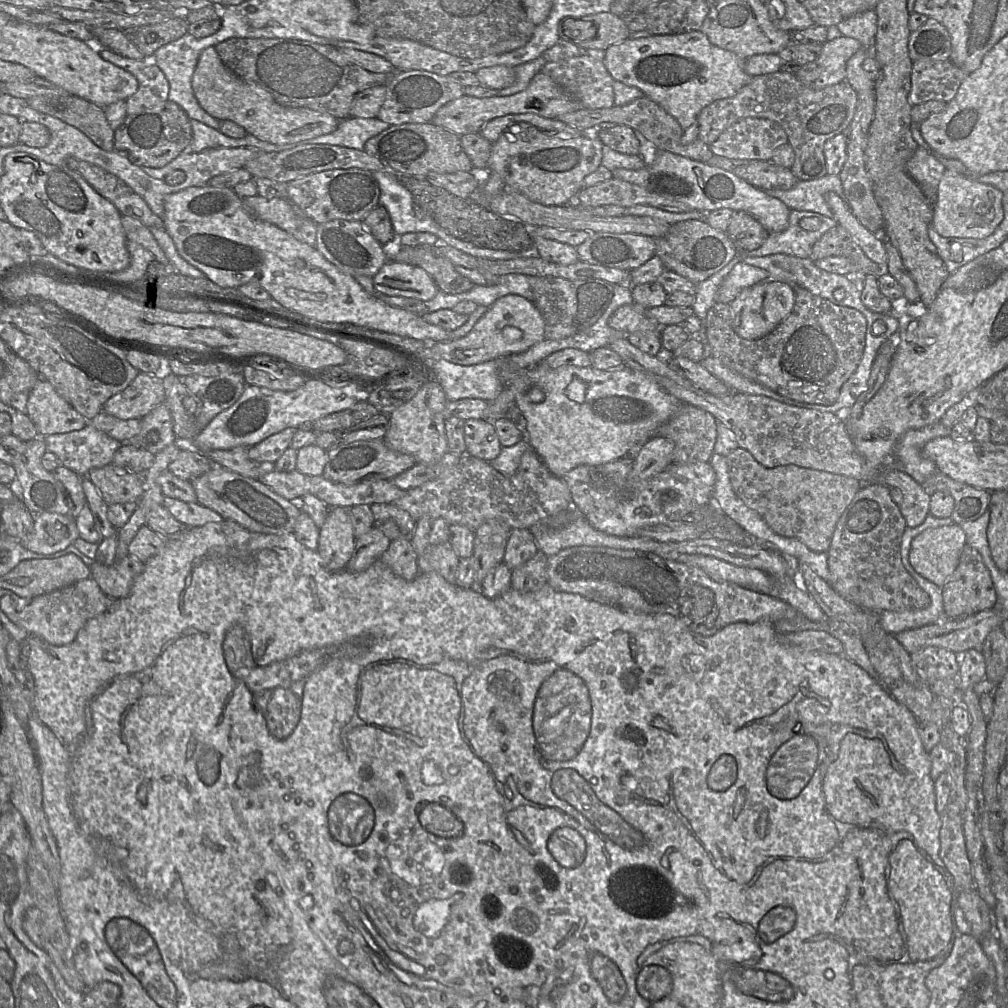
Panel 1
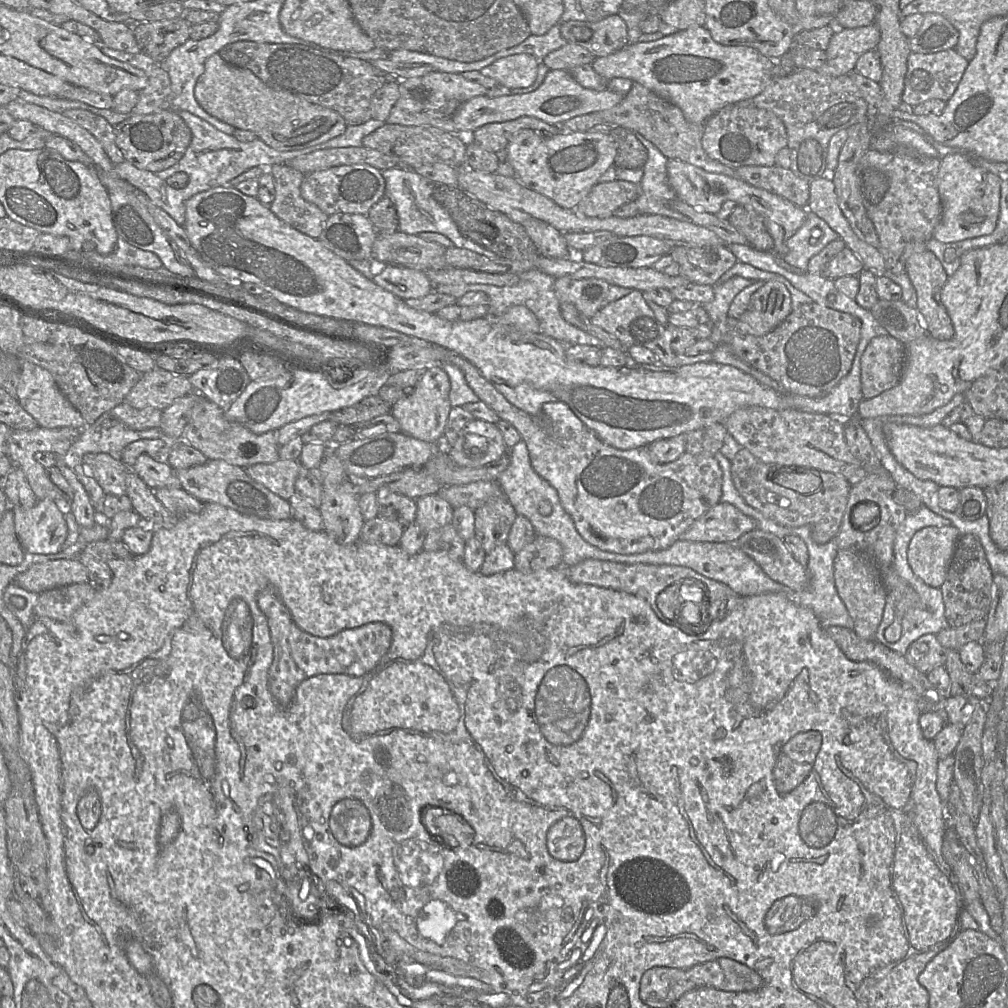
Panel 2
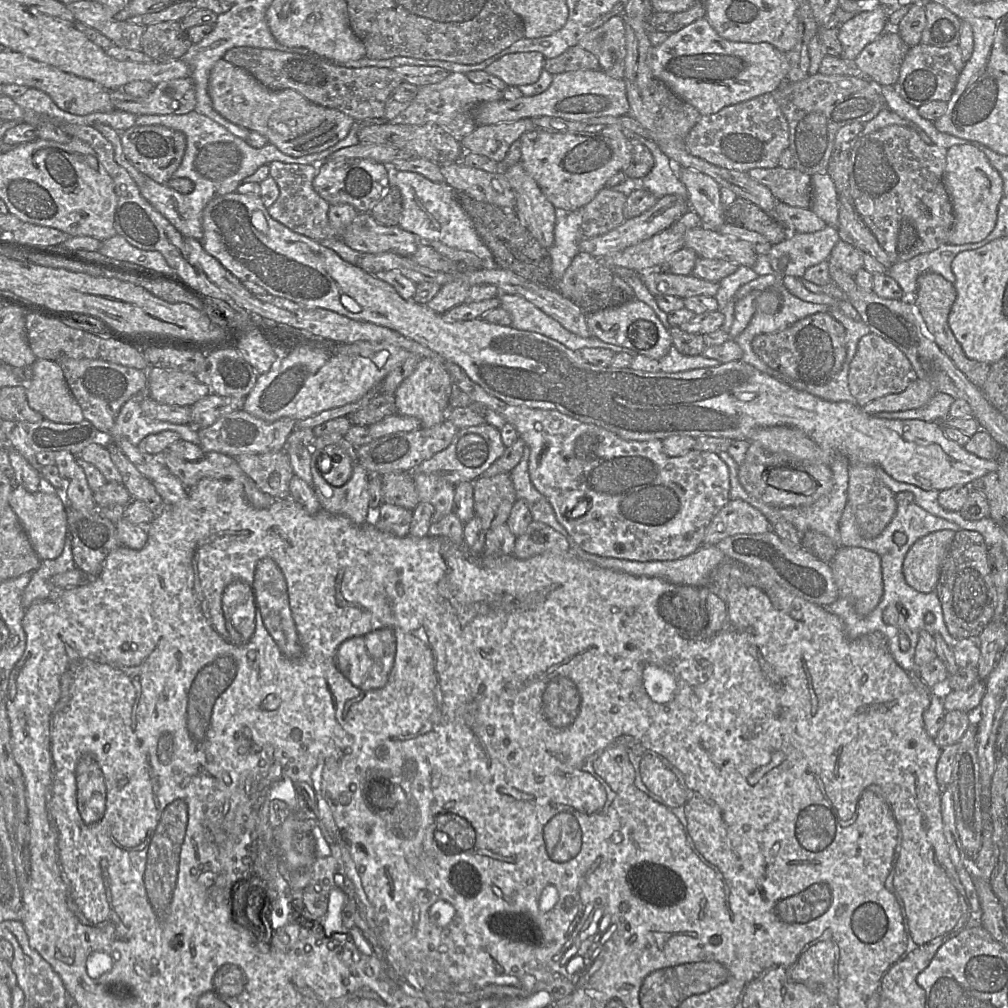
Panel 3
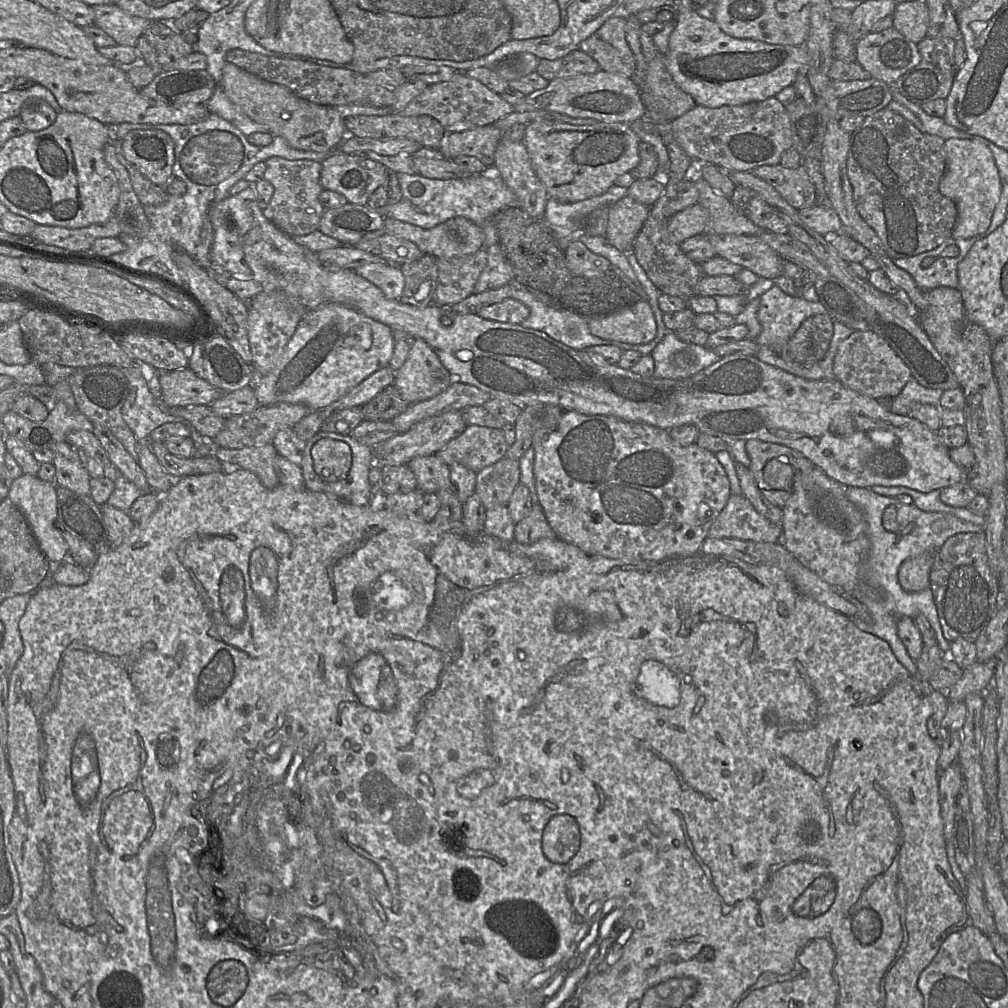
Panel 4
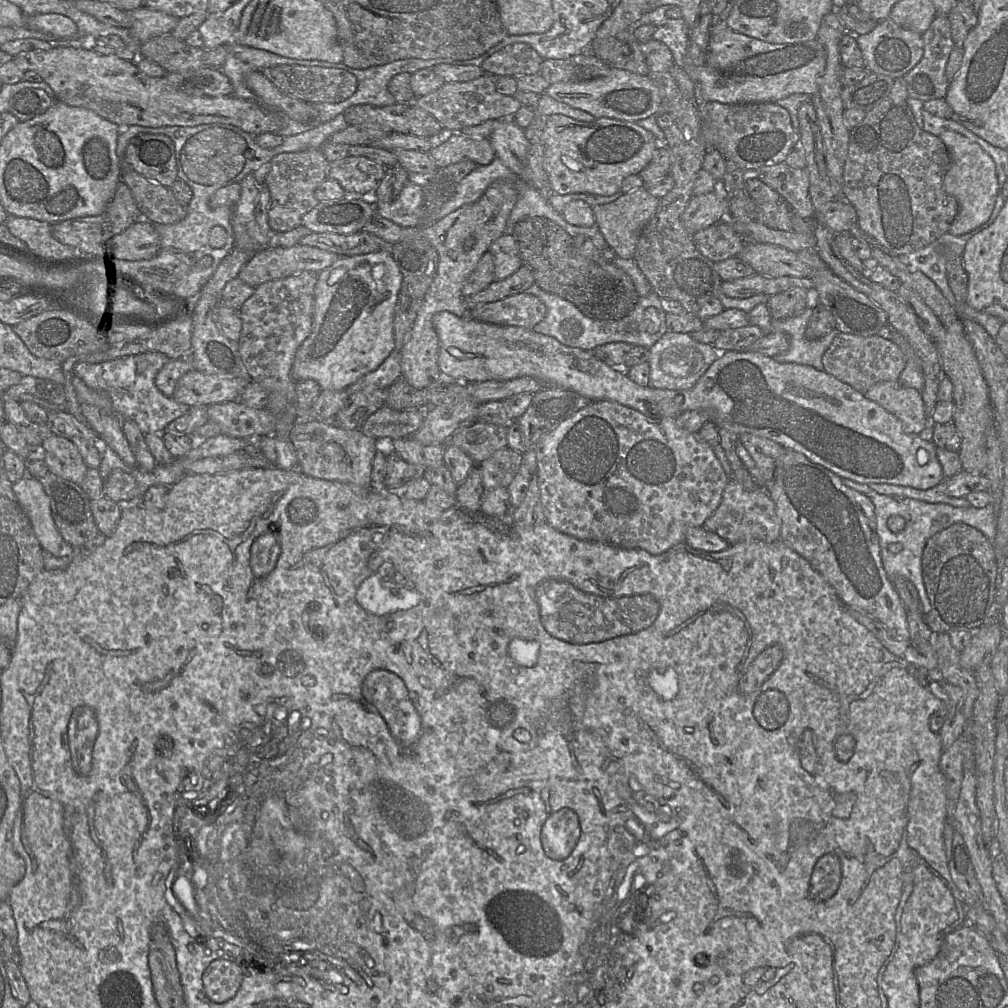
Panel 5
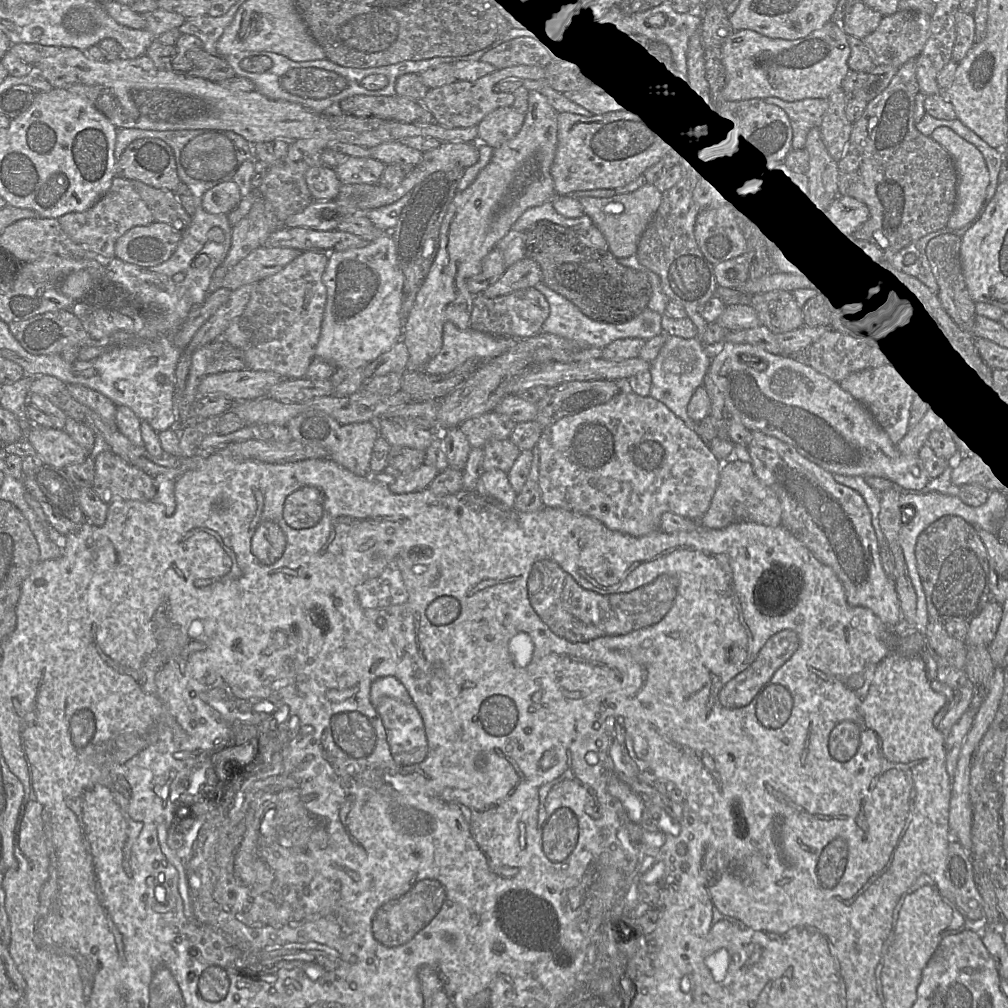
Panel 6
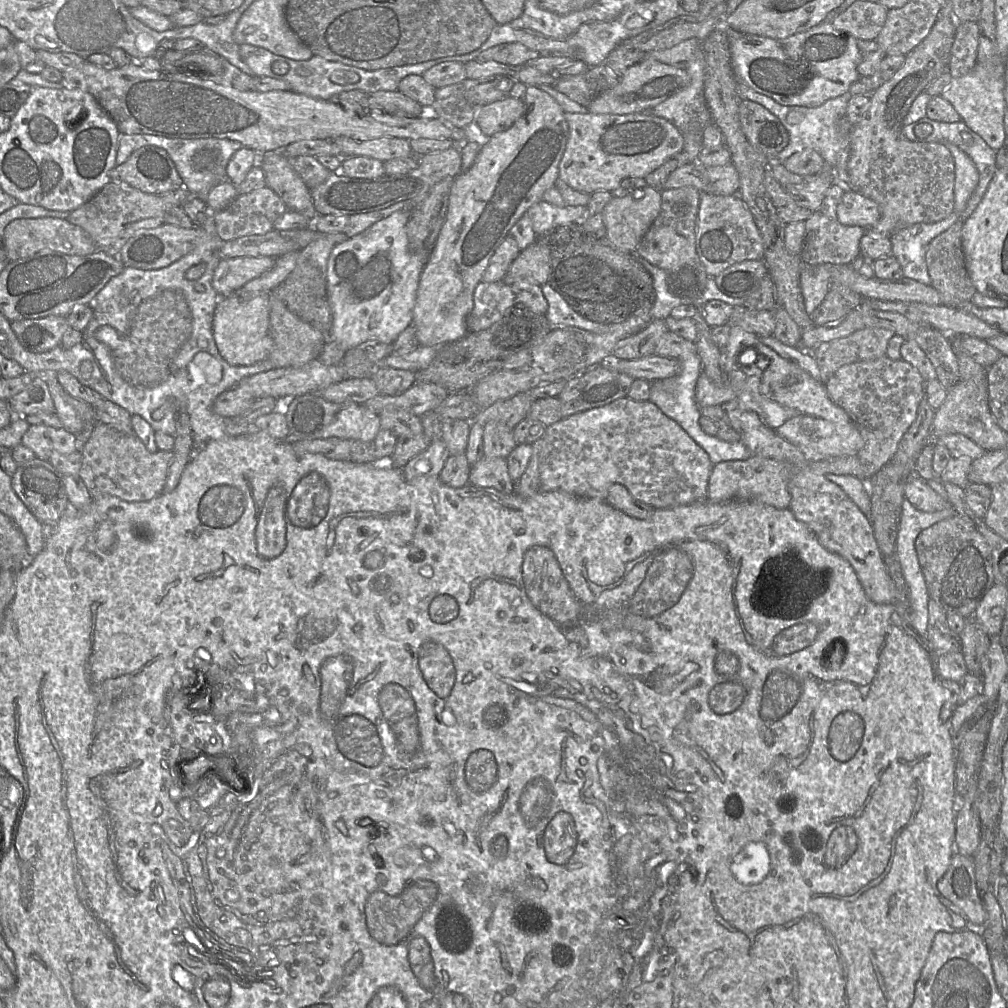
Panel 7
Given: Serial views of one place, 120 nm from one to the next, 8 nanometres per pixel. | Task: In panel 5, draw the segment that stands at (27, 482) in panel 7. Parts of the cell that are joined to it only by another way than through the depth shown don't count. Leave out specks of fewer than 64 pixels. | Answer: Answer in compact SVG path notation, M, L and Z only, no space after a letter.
M51 472L39 479L50 500L50 508L55 526L63 540L74 550L94 549L106 538L95 523L90 506L90 499L82 488L69 480L63 479Z

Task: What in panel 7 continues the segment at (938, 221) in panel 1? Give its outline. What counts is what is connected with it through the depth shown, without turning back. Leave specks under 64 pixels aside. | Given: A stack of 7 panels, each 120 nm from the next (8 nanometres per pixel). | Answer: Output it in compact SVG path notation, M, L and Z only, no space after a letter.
M944 143L952 154L955 165L954 212L962 213L979 182L979 172L973 160L959 147Z

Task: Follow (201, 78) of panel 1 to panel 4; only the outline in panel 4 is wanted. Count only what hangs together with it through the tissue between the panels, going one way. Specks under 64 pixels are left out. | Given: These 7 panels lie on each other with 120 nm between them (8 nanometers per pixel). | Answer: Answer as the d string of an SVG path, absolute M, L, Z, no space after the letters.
M227 61L218 86L244 115L266 126L273 137L283 137L294 149L330 152L339 148L346 136L344 118L336 108L303 99L287 87L261 79Z

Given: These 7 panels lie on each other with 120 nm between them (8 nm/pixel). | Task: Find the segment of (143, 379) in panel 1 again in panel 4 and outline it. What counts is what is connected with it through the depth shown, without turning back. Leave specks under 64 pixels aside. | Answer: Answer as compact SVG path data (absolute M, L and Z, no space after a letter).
M189 367L162 372L160 403L166 409L211 405L224 393L198 377Z

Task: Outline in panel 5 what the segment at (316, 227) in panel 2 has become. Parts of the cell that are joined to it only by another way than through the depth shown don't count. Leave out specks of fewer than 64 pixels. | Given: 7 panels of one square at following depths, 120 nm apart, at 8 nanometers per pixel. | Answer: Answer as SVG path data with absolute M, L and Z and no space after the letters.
M310 148L280 153L272 158L270 165L264 182L270 194L267 221L274 232L287 232L299 227L303 216L319 203L314 192L327 178L329 162L321 148Z

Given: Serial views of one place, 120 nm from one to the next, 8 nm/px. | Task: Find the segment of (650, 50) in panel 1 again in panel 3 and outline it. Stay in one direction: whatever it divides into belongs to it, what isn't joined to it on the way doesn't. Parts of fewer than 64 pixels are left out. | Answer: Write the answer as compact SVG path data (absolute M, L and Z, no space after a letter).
M706 17L700 18L671 33L649 53L653 75L668 85L682 100L692 105L701 116L715 114L724 107L751 100L763 94L772 94L779 83L787 78L788 62L785 53L768 43L732 42L722 38Z

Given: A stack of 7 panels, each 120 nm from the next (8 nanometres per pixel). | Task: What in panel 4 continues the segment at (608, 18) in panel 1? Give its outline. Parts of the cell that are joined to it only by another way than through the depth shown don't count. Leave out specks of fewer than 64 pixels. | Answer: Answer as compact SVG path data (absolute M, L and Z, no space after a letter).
M621 12L610 17L591 36L579 44L581 51L592 57L601 70L632 78L636 63L626 41L626 19Z

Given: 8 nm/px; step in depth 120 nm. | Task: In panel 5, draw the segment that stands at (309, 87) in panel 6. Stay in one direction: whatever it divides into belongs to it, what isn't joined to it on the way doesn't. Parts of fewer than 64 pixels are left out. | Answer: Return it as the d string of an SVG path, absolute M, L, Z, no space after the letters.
M279 65L265 68L261 73L282 93L310 104L341 102L352 96L358 86L356 77L342 69Z

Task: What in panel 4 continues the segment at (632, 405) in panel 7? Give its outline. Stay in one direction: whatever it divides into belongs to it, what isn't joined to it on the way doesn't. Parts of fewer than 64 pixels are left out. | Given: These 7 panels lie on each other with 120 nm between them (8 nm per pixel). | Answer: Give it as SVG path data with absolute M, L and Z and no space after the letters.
M566 411L556 429L540 429L535 433L532 447L535 451L536 491L550 527L557 538L577 546L589 555L600 555L611 559L658 562L674 556L698 554L704 540L708 537L711 525L731 495L726 471L713 452L699 447L696 443L681 446L671 438L669 430L645 423L628 422L615 416L585 415L576 411Z

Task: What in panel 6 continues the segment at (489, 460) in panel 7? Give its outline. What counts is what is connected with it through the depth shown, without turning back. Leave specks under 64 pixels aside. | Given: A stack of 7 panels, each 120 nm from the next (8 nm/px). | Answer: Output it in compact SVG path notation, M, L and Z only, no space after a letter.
M499 469L484 471L478 479L475 491L489 498L504 509L514 508L516 493L513 490L508 474Z

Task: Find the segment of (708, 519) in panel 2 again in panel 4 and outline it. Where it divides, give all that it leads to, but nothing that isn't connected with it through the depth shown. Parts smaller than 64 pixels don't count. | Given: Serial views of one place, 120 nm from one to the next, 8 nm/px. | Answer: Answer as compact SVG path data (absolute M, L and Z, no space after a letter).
M731 494L711 525L708 538L778 543L782 542L782 530L760 515L743 494Z

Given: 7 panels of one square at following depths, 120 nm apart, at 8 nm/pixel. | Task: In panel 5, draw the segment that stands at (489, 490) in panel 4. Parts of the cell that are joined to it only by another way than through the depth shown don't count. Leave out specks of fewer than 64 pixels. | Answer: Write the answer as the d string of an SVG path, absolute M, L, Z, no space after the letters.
M505 447L479 464L484 489L508 488L522 464L523 454Z

